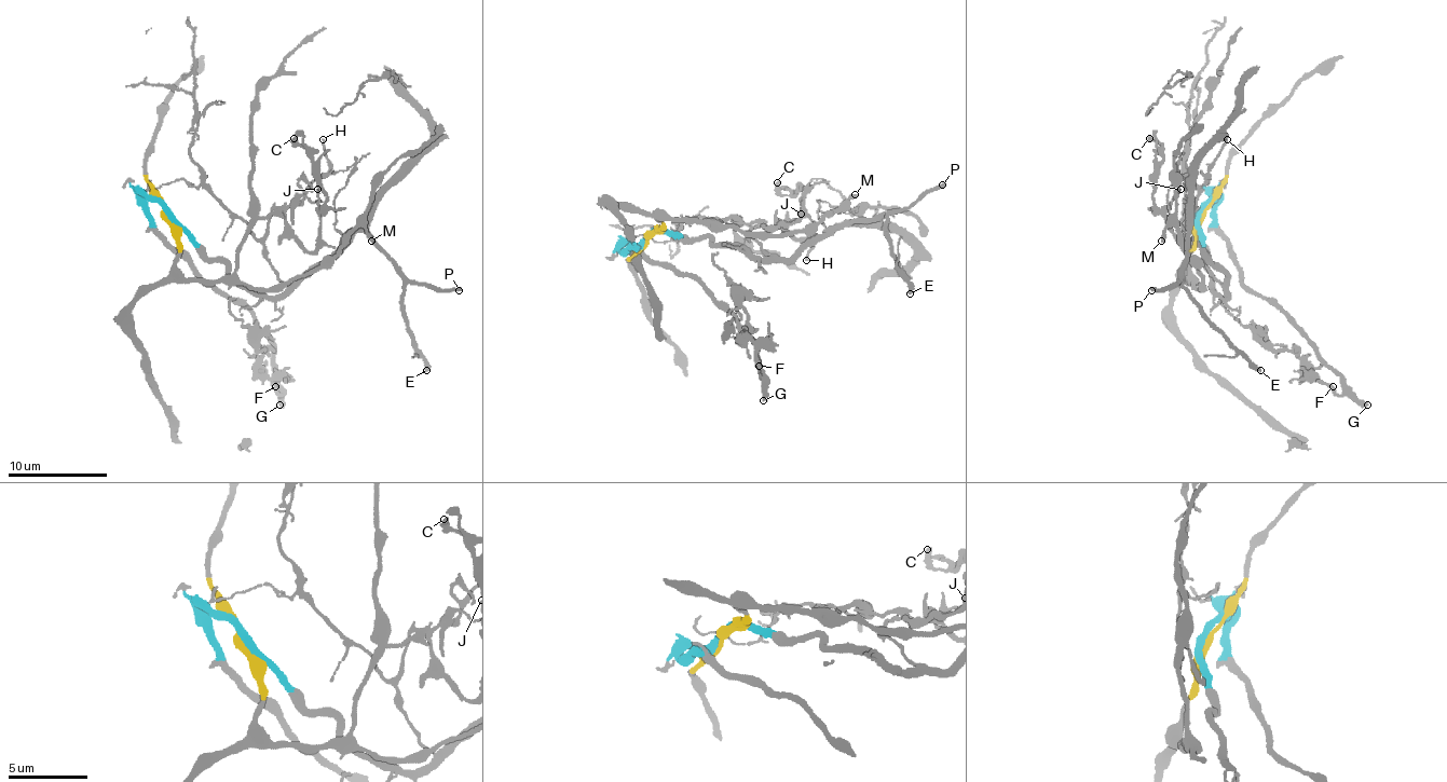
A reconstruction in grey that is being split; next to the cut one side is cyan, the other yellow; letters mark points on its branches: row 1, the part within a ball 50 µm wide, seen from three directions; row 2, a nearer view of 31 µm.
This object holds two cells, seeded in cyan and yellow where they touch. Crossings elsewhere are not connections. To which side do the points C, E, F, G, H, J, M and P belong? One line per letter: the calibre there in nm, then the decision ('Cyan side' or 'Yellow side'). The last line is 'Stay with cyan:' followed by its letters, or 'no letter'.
C: Thickness 320 nm. Yellow side
E: Thickness 360 nm. Cyan side
F: Thickness 260 nm. Cyan side
G: Thickness 440 nm. Cyan side
H: Thickness 150 nm. Yellow side
J: Thickness 130 nm. Yellow side
M: Thickness 280 nm. Yellow side
P: Thickness 320 nm. Cyan side
Stay with cyan: E, F, G, P

